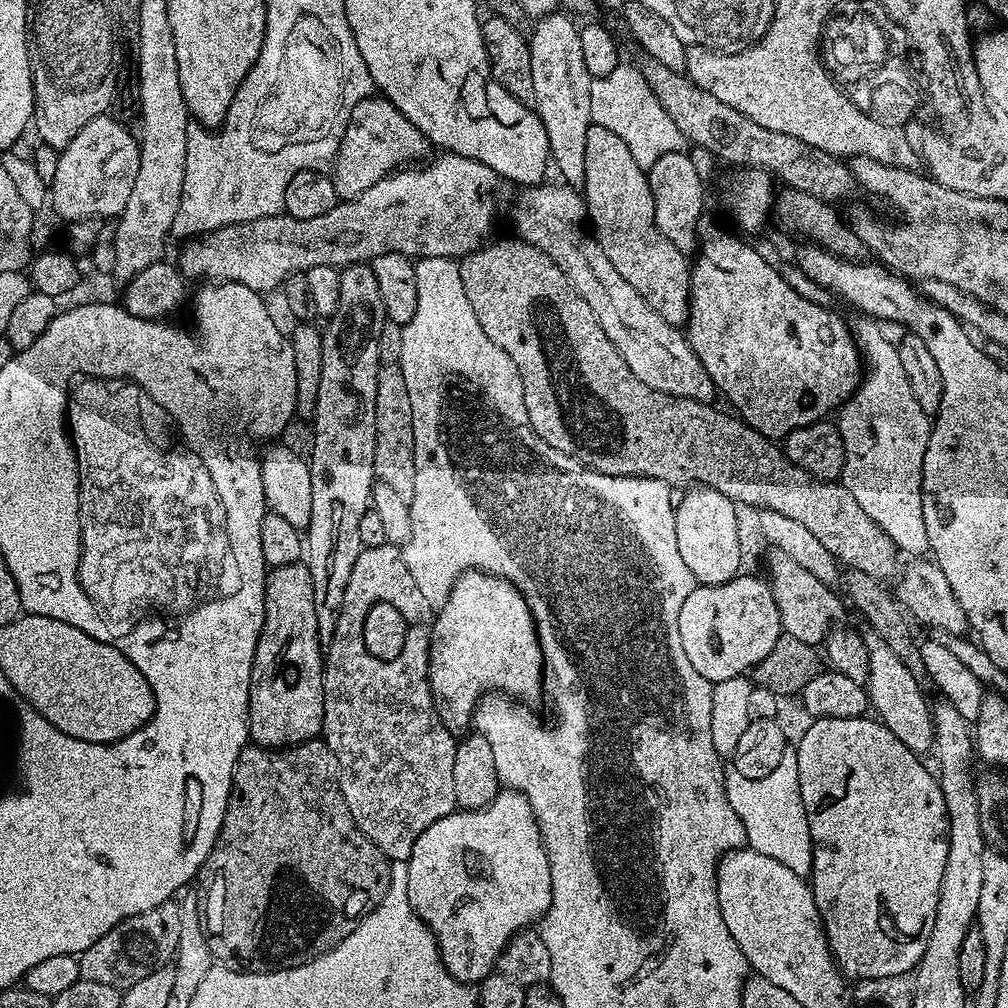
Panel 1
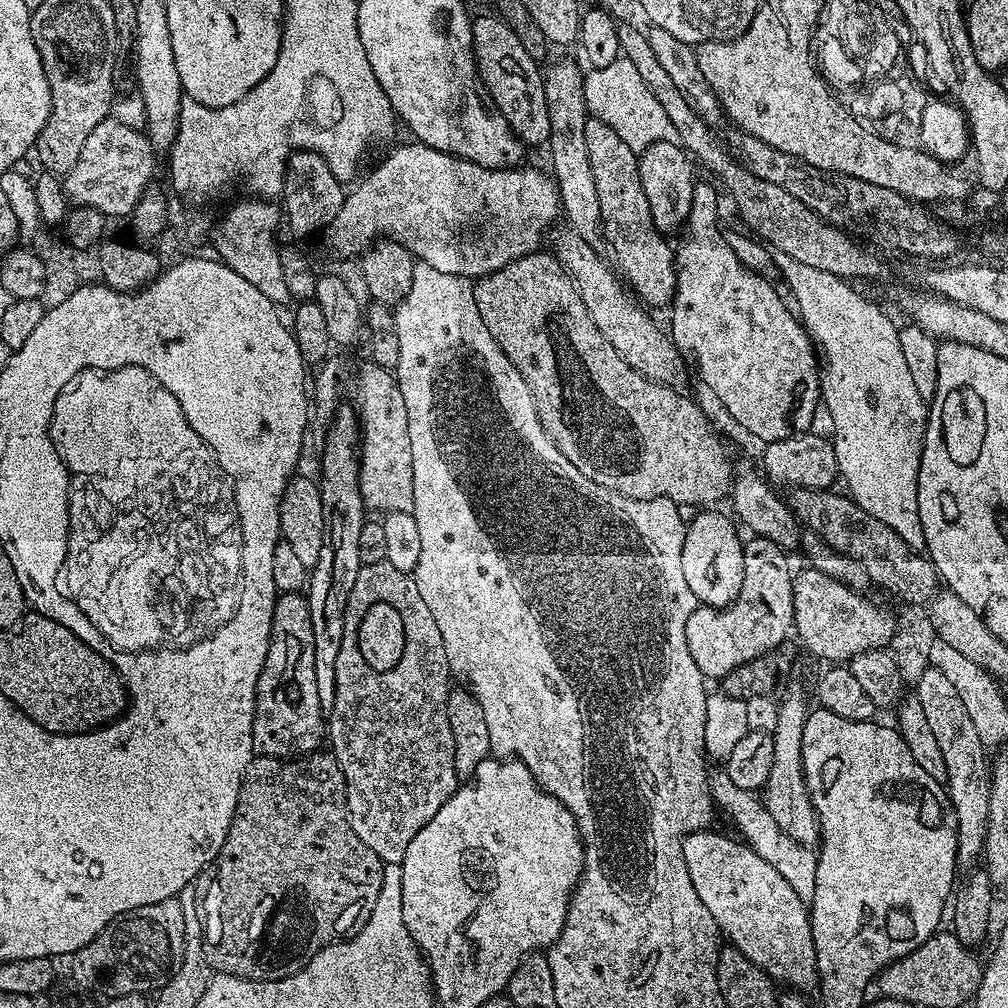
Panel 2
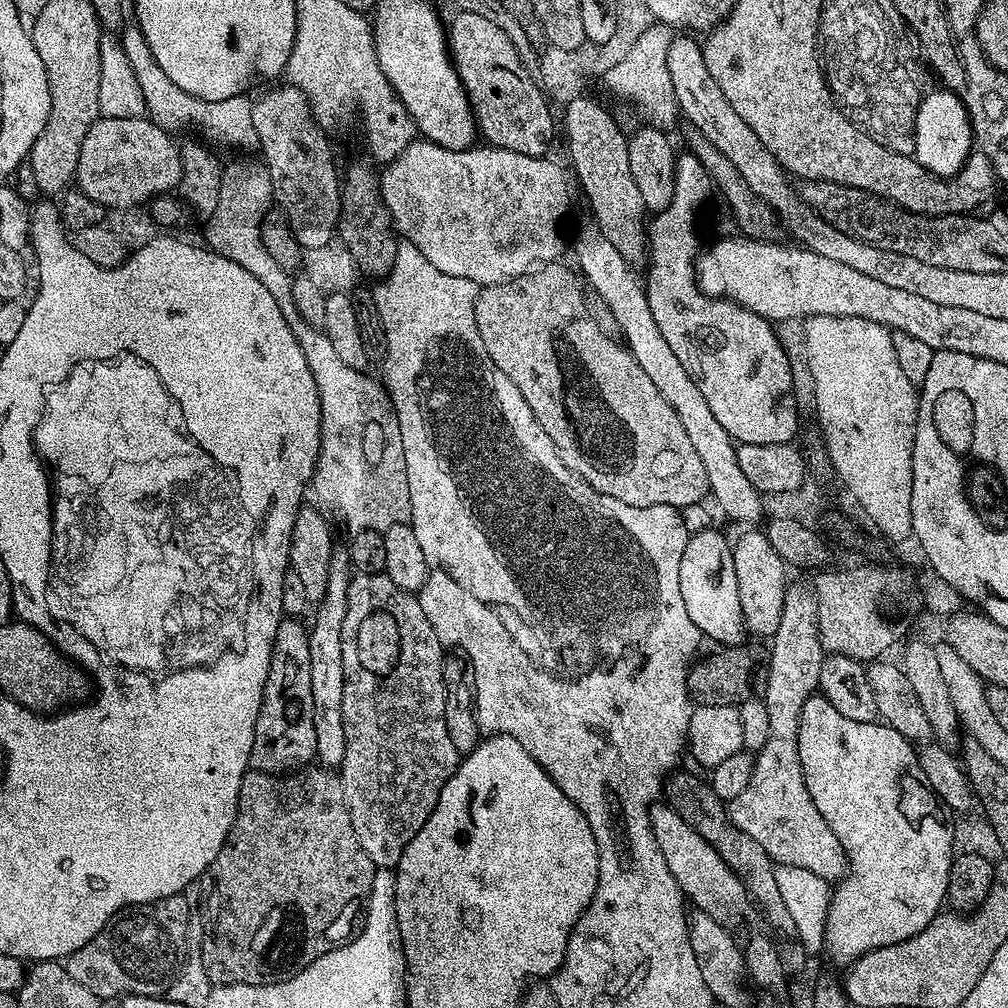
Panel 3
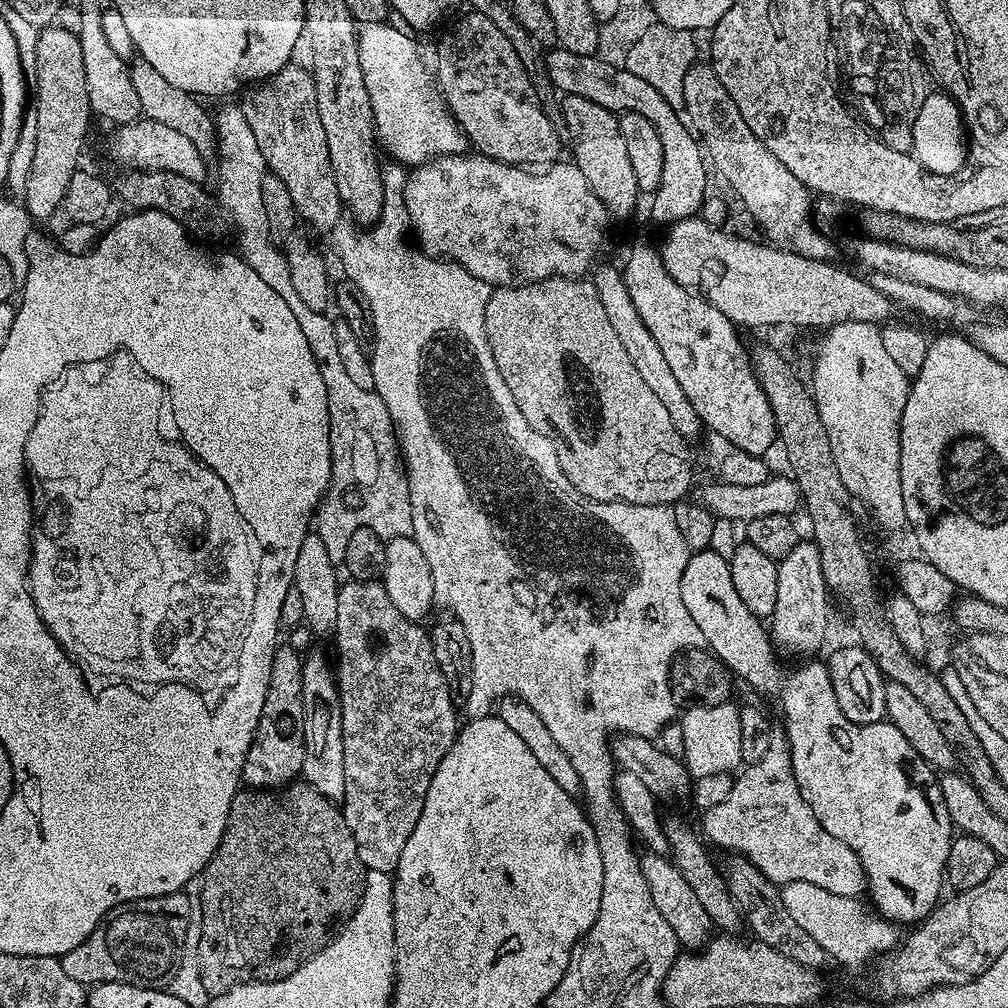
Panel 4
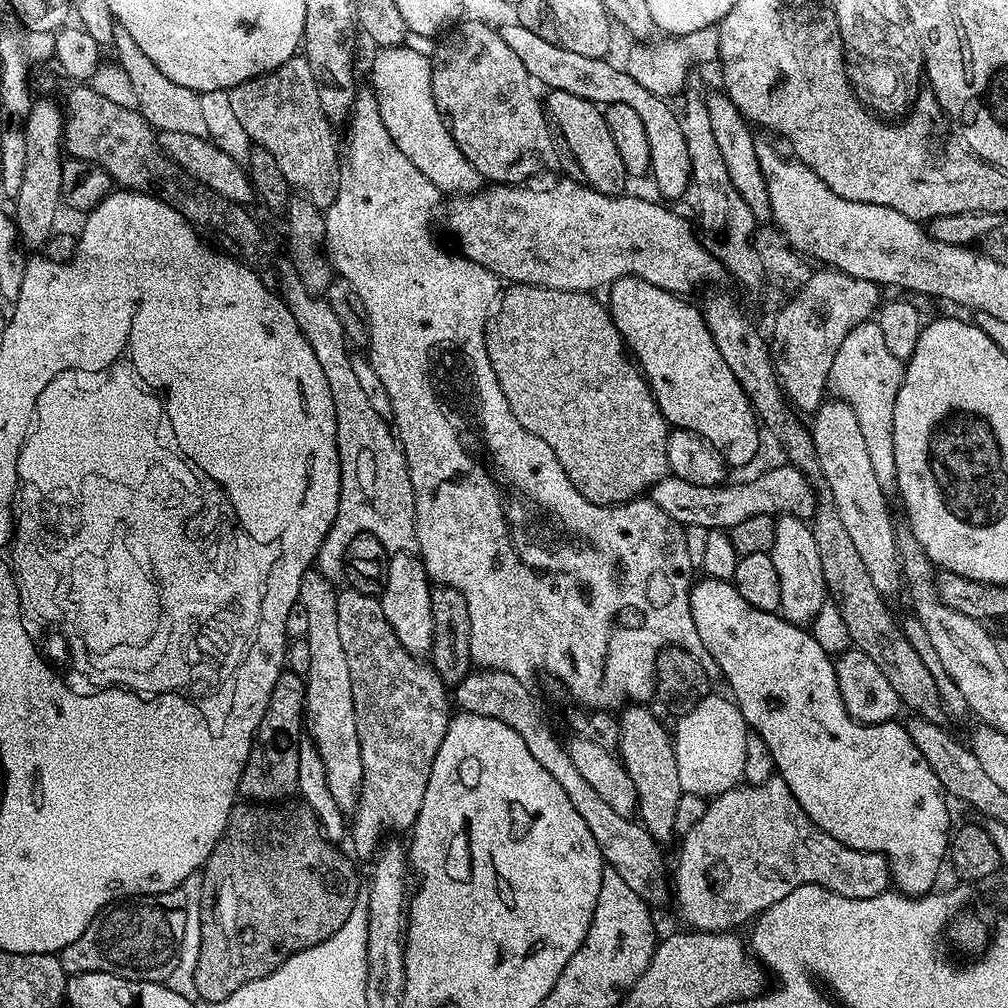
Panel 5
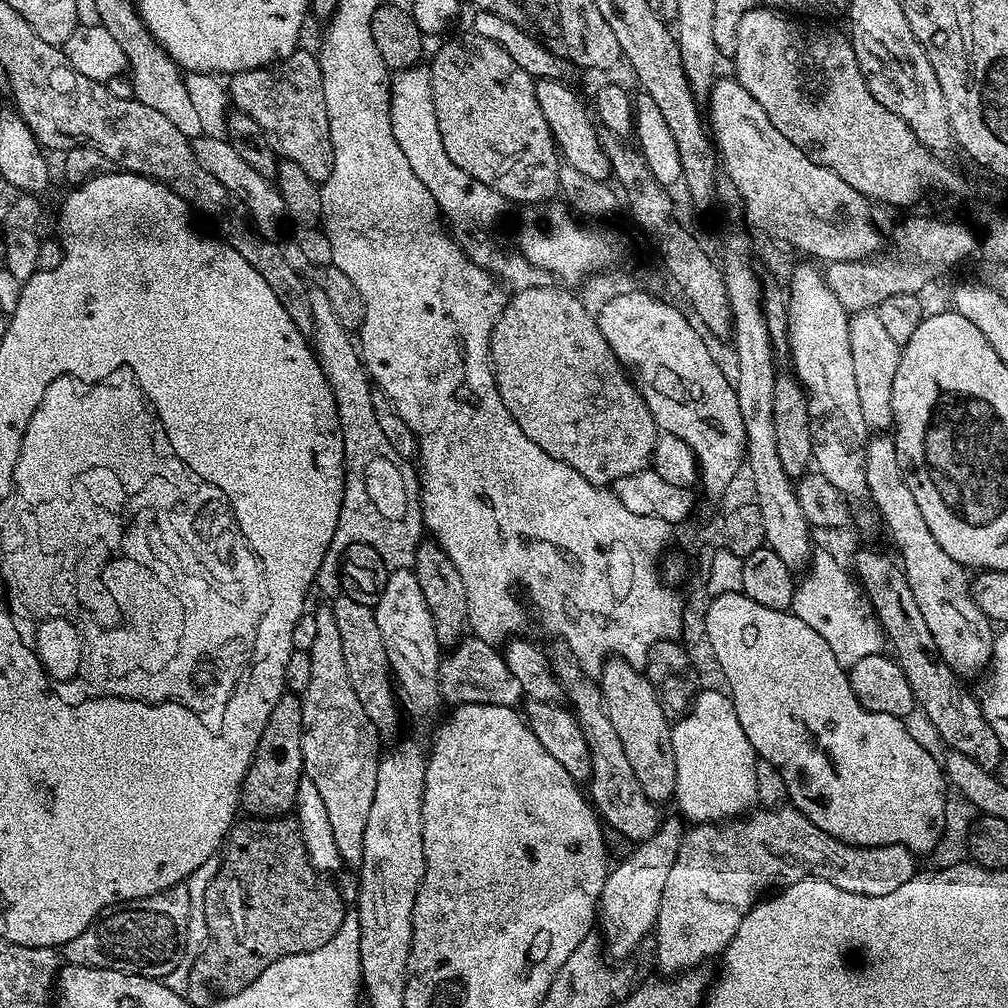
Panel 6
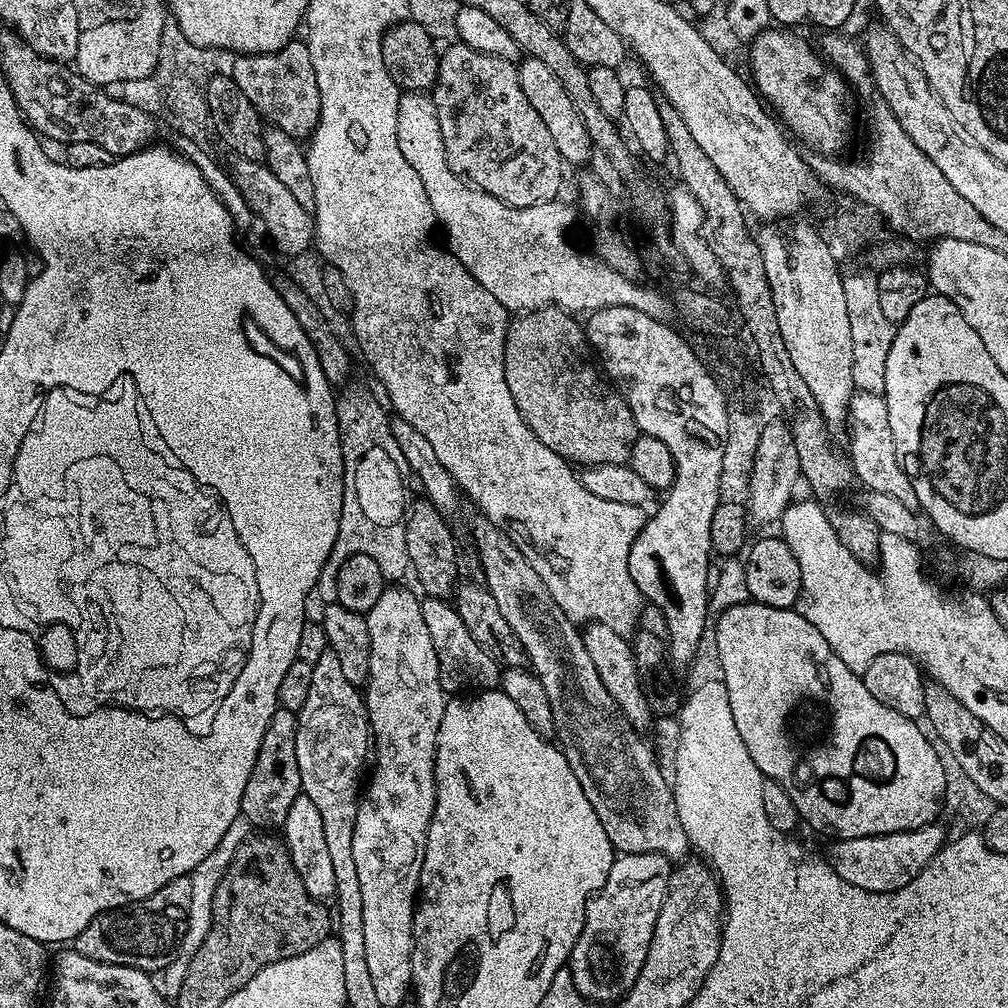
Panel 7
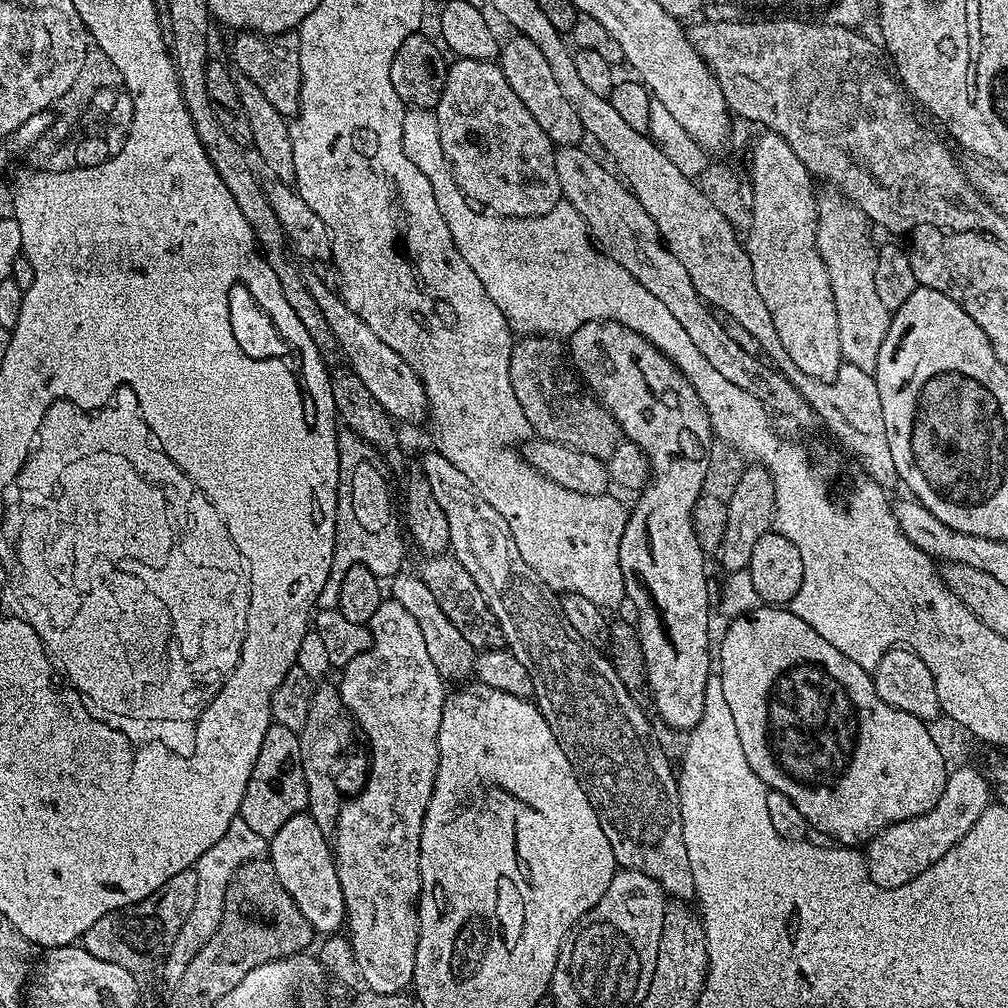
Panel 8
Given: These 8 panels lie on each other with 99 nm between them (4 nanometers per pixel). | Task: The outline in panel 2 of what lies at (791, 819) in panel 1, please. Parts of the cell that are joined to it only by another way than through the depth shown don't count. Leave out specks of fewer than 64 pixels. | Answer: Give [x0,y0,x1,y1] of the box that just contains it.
[712,774,817,902]

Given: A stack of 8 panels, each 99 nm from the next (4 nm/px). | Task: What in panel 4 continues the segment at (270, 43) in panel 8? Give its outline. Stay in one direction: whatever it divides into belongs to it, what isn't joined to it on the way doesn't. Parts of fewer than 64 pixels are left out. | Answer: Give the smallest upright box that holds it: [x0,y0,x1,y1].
[239,67,342,233]

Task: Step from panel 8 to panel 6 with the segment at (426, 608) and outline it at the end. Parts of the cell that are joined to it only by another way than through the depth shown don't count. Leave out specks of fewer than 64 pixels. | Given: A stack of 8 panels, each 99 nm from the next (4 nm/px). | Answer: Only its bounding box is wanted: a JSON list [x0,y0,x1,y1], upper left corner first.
[438,635,525,708]

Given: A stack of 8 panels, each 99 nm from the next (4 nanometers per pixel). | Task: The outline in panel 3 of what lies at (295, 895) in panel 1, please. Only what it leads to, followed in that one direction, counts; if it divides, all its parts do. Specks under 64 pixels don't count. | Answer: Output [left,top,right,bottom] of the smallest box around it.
[200,766,377,986]

